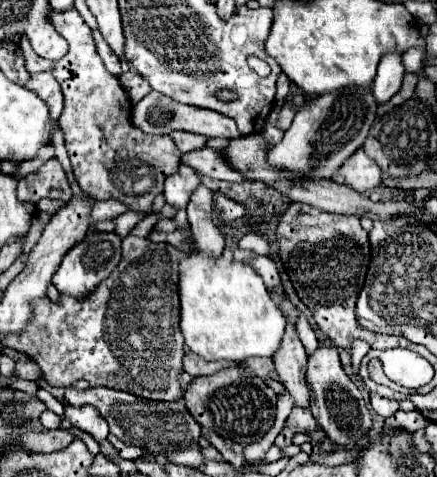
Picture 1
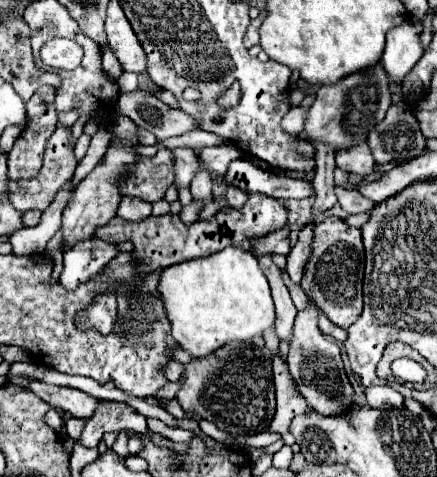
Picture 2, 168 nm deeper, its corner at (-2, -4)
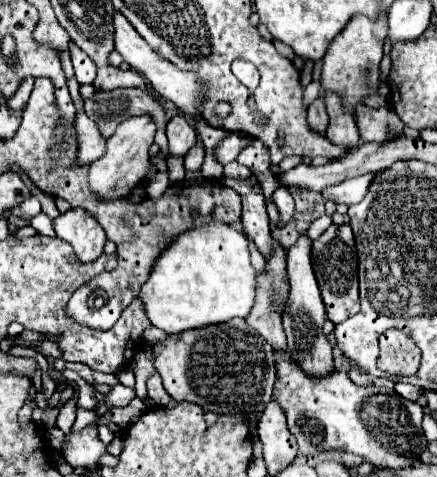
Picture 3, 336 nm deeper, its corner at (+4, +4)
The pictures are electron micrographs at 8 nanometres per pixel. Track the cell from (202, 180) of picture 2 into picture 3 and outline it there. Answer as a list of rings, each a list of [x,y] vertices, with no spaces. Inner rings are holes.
[[[194,144],[194,148],[190,148],[190,152],[184,156],[184,164],[188,172],[198,172],[200,166],[204,162],[204,146],[202,144]]]

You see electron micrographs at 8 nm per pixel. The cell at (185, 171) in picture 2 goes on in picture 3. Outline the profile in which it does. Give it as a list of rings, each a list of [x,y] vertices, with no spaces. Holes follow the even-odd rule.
[[[178,114],[168,122],[166,136],[170,144],[170,154],[184,156],[196,142],[196,128],[186,120],[184,114]]]

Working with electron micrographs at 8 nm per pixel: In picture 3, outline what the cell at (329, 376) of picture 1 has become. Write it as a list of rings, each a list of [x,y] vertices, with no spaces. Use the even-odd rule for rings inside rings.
[[[300,236],[296,244],[288,250],[288,280],[290,280],[290,296],[284,308],[284,332],[288,336],[288,352],[294,356],[300,368],[304,368],[312,376],[326,376],[334,370],[332,362],[332,346],[322,332],[322,324],[326,320],[324,302],[320,298],[320,288],[314,276],[312,258],[310,258],[308,236]]]

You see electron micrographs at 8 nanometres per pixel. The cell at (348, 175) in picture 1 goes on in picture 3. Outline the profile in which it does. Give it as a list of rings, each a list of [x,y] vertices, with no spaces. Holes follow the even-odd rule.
[[[324,96],[326,108],[330,114],[326,138],[330,138],[332,144],[340,144],[346,148],[358,148],[360,136],[356,128],[354,116],[346,116],[346,112],[338,112],[338,98],[336,96]]]

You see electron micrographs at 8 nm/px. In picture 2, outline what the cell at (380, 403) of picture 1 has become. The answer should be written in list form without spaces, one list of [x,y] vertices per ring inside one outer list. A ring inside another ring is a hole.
[[[370,386],[370,388],[366,388],[366,398],[368,398],[368,406],[372,406],[372,408],[404,404],[402,394],[390,386]]]

